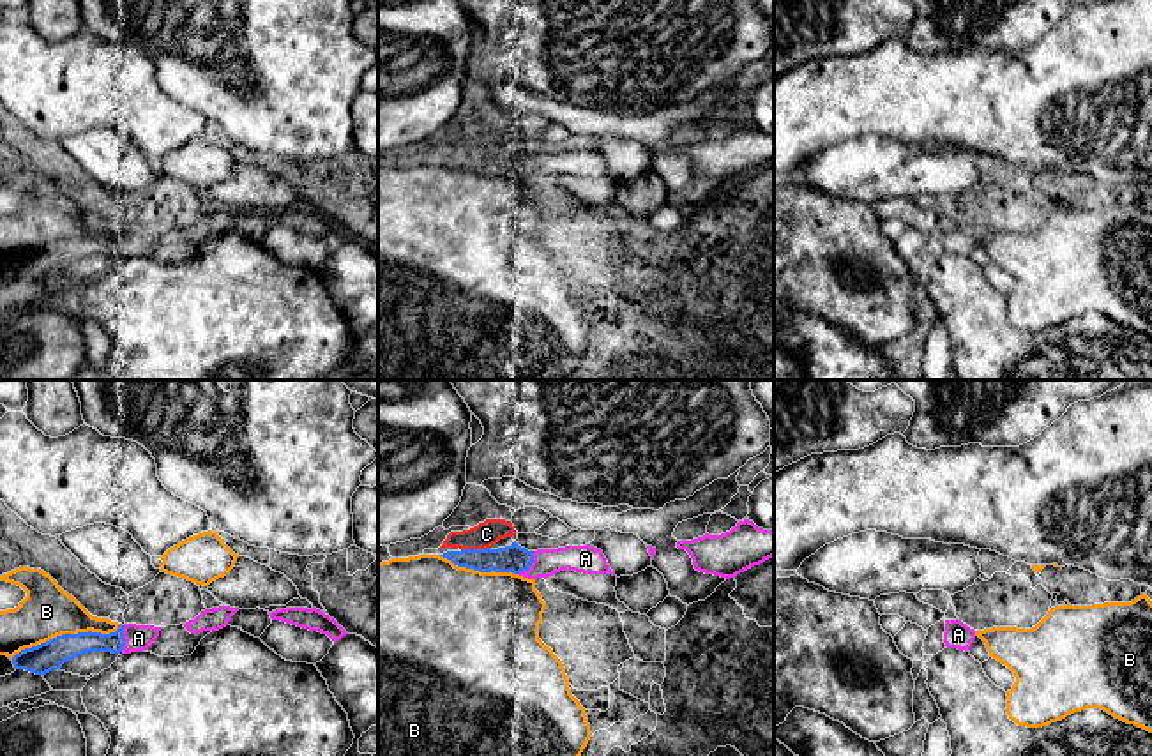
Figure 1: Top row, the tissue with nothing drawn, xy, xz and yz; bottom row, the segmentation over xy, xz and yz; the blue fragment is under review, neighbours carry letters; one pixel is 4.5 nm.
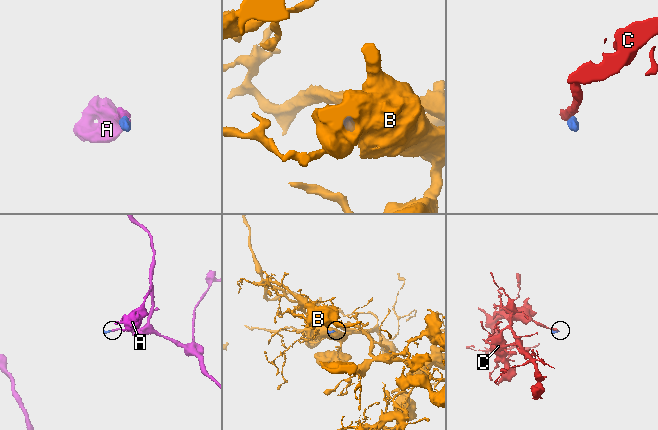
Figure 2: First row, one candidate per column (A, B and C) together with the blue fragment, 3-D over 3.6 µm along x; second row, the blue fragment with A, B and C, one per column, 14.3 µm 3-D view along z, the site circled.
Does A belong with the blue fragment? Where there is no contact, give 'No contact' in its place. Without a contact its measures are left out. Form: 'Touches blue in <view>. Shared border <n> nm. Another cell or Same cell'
Touches blue in xy. Shared border 130 nm. Same cell

